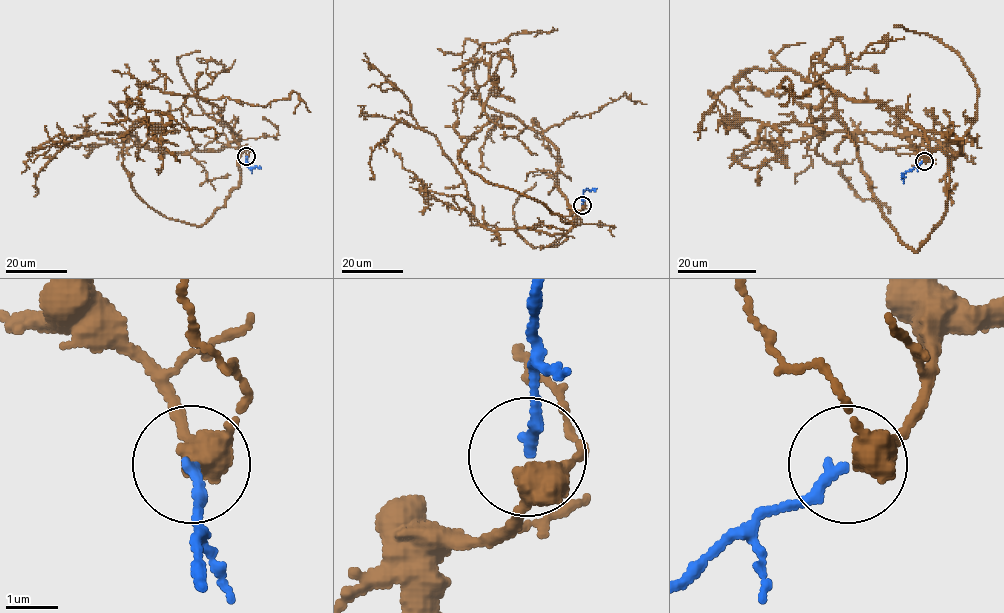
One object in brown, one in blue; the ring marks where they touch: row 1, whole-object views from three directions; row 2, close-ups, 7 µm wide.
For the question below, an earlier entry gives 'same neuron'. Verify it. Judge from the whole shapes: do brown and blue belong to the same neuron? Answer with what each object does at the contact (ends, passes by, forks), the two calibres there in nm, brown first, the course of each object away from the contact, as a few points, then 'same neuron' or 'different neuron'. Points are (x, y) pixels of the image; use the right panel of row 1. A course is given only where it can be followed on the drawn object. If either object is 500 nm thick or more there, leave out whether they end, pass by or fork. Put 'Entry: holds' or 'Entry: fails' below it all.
brown passes by; blue ends there; 440 nm thick on the brown side, 200 nm on the other; brown runs (924, 161), (943, 152), (950, 184), (916, 250), (836, 118), (764, 124), (732, 154), (758, 166); blue runs (924, 161), (902, 175); same neuron
Entry: holds

